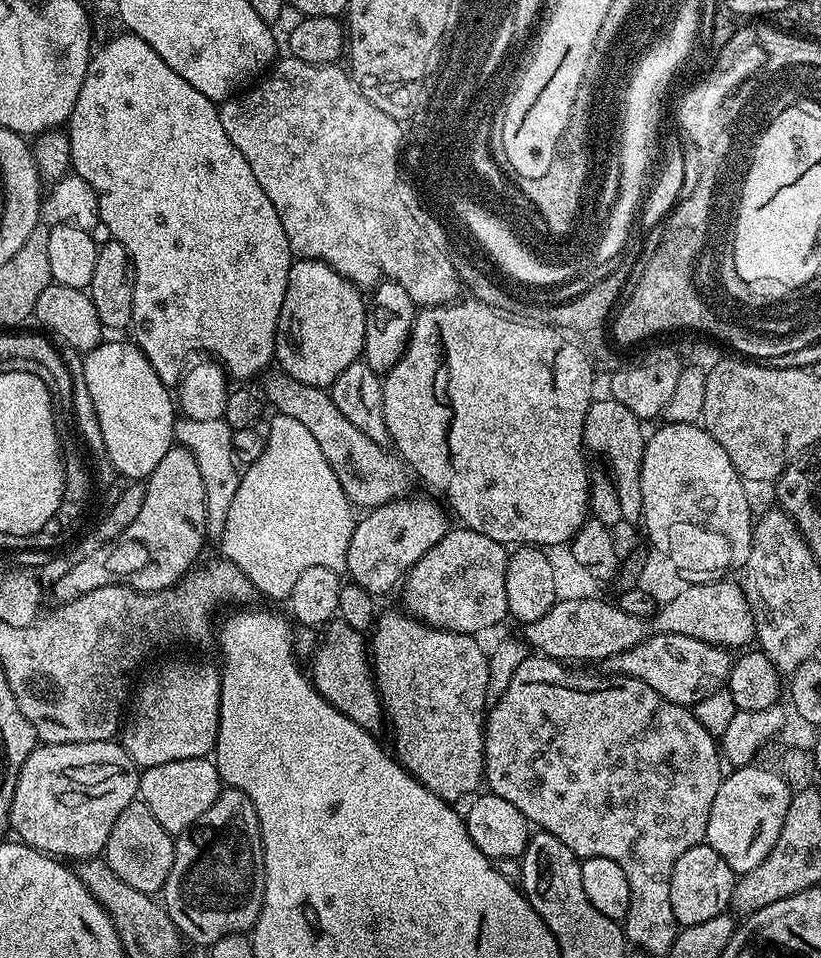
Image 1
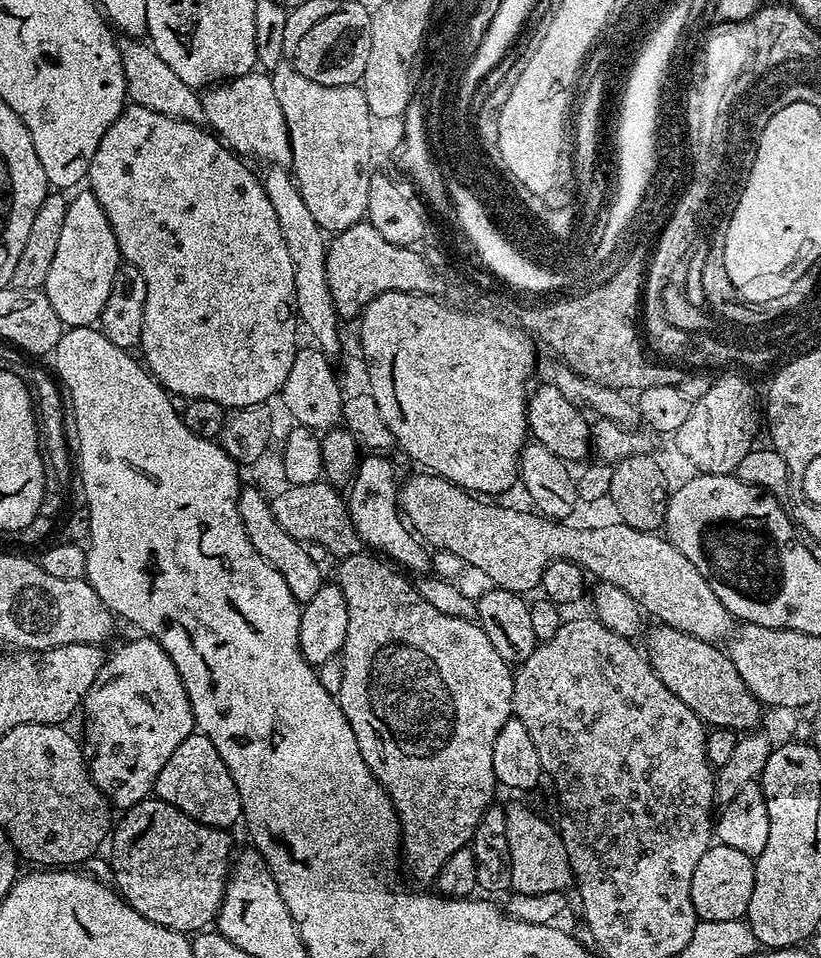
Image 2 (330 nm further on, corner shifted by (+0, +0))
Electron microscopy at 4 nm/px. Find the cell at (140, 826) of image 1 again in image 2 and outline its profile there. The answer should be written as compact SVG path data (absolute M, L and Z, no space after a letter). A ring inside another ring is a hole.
M149 798L138 802L132 808L123 809L124 816L115 821L114 827L110 833L110 845L112 844L112 856L110 855L110 863L112 866L112 880L117 892L123 896L125 902L130 906L134 906L134 910L138 910L138 914L142 914L142 918L150 918L150 922L154 922L158 926L166 926L175 932L183 932L185 934L195 934L201 930L207 929L209 925L216 919L216 915L220 912L222 906L222 898L224 897L224 887L228 881L228 870L234 859L234 847L232 848L232 840L228 837L229 833L222 828L211 828L202 822L198 822L194 818L190 818L186 814L182 814L182 810L178 810L174 806L170 806L170 802Z

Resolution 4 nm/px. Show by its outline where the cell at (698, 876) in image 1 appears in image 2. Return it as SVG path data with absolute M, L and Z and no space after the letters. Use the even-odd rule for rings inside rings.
M713 843L706 854L698 858L698 866L694 866L694 878L690 878L690 898L694 902L697 917L710 922L745 919L755 881L756 861L753 857L742 854L742 850L734 850L734 846Z

